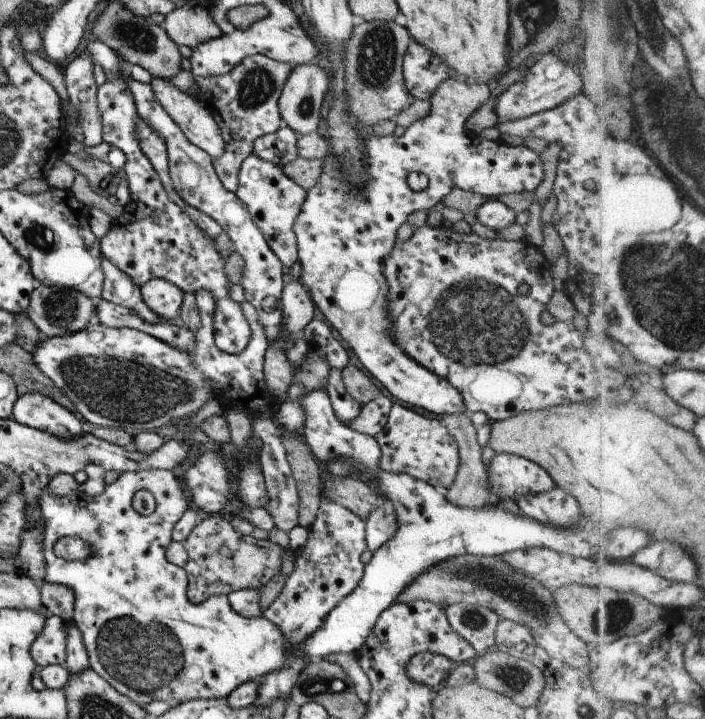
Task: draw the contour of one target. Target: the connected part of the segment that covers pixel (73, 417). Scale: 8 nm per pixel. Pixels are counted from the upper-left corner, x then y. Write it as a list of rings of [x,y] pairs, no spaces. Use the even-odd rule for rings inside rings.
[[[42,393],[19,396],[11,418],[20,424],[51,432],[57,437],[75,439],[84,434],[84,422],[77,413]]]

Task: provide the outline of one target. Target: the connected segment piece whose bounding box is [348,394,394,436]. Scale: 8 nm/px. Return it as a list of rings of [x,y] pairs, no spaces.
[[[380,394],[362,406],[357,418],[351,421],[348,426],[356,432],[374,436],[386,426],[393,404],[394,402],[388,395]]]

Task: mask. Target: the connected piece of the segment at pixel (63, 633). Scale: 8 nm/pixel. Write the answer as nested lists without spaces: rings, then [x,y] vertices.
[[[60,616],[47,618],[42,632],[35,638],[30,647],[31,657],[38,666],[62,665],[67,659],[67,638],[69,623]]]

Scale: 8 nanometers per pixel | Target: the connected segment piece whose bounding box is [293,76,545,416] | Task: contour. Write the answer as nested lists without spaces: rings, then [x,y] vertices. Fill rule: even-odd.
[[[448,77],[440,83],[430,98],[431,109],[424,118],[411,124],[400,137],[382,135],[378,137],[370,130],[360,128],[364,134],[365,155],[369,162],[369,179],[361,191],[353,189],[347,176],[339,171],[341,164],[330,151],[325,156],[323,171],[316,186],[306,195],[300,214],[294,223],[298,258],[301,272],[299,281],[309,292],[316,308],[324,314],[336,335],[348,343],[364,368],[386,388],[395,399],[400,399],[414,408],[424,408],[436,416],[468,413],[462,395],[447,380],[440,378],[430,369],[412,360],[393,341],[393,325],[386,309],[388,285],[383,275],[387,256],[398,242],[396,231],[408,215],[414,211],[427,211],[442,205],[443,198],[457,186],[463,191],[473,192],[487,199],[499,199],[502,195],[535,191],[543,181],[544,165],[540,154],[525,145],[512,146],[502,141],[489,141],[471,134],[465,122],[492,96],[492,88],[484,83],[470,83]],[[410,172],[426,174],[429,185],[426,190],[416,192],[408,186],[406,179]]]

